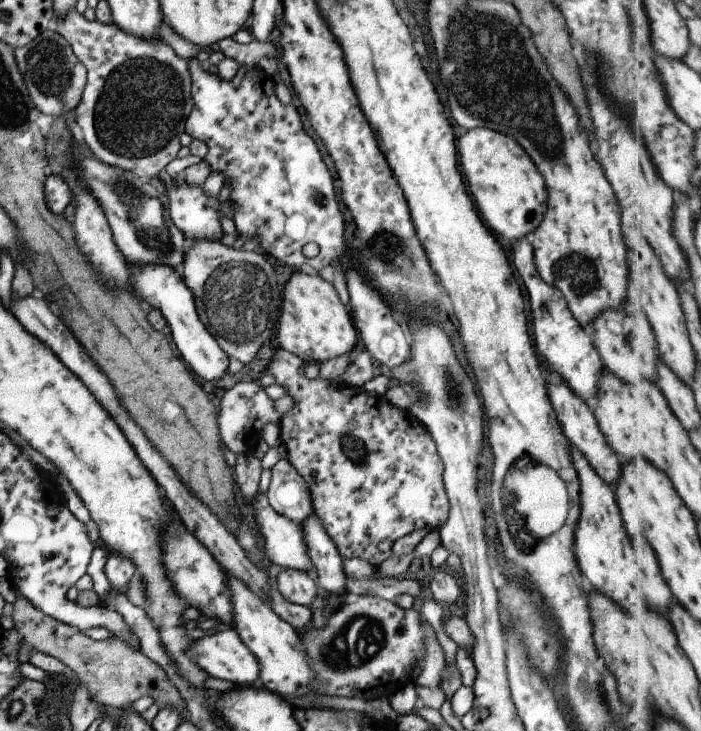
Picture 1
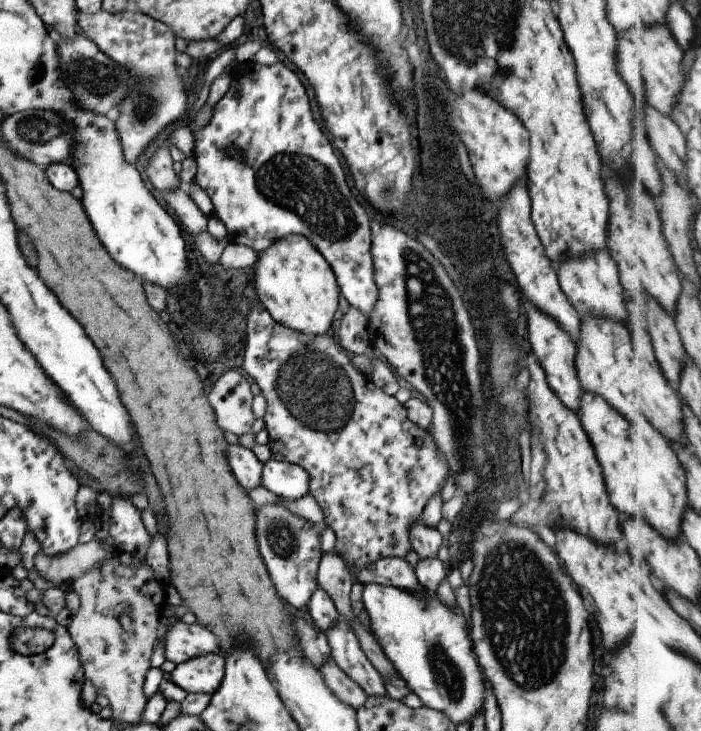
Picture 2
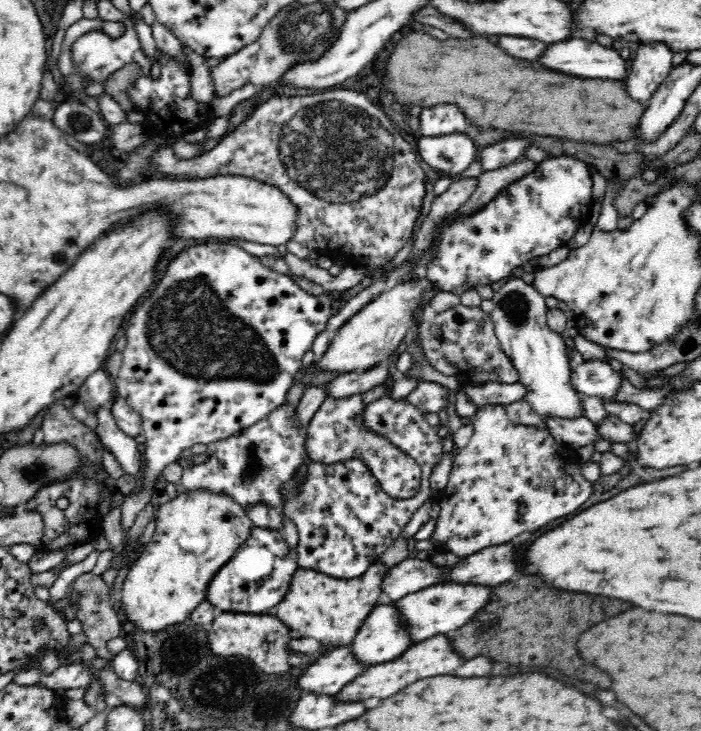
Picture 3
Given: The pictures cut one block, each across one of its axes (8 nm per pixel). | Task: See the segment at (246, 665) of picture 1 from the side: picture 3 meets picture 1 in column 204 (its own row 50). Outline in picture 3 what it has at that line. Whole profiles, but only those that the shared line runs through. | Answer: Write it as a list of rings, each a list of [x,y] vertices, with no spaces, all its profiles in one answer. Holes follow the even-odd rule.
[[[640,44],[627,74],[628,94],[638,102],[648,102],[673,68],[674,52],[666,44]]]

